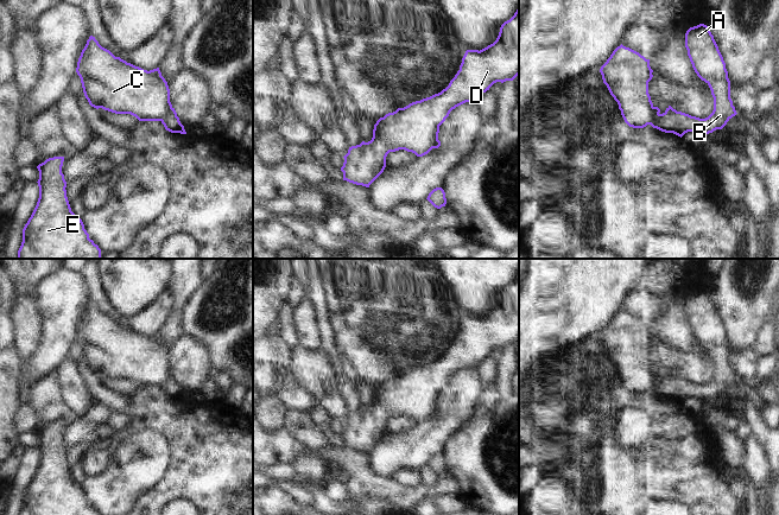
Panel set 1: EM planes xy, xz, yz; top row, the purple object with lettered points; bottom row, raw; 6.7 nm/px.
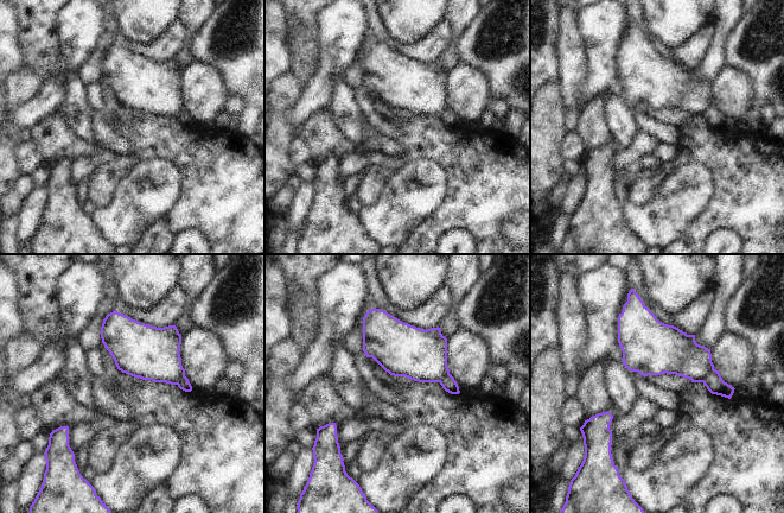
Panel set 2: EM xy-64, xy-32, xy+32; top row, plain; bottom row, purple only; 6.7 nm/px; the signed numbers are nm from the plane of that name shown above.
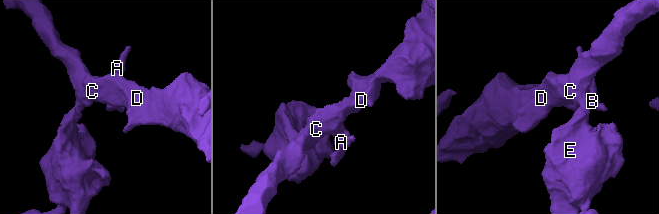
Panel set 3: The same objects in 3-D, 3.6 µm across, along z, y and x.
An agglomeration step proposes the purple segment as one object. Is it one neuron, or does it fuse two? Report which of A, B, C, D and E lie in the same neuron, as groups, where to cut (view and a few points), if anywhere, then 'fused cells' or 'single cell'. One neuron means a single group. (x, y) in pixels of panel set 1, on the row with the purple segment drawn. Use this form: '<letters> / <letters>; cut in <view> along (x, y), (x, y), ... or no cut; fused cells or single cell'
A B / C D E; cut in xy along (172, 108), (159, 120); fused cells

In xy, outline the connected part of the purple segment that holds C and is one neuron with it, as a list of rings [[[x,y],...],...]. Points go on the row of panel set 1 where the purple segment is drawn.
[[[90,36],[77,62],[76,72],[89,104],[96,109],[115,114],[131,114],[139,121],[160,121],[171,109],[170,89],[159,68],[144,70],[102,47],[95,37]]]

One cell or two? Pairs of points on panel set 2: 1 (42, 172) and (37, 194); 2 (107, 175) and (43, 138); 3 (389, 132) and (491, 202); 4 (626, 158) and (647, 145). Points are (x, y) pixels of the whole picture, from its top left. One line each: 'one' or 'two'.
1: two
2: two
3: two
4: one

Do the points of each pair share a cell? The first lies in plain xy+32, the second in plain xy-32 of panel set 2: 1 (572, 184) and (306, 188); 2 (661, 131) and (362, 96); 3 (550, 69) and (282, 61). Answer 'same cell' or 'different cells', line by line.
1: same cell
2: same cell
3: same cell

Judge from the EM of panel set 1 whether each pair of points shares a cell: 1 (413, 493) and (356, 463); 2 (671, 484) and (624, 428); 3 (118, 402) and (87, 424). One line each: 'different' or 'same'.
1: same
2: different
3: different

